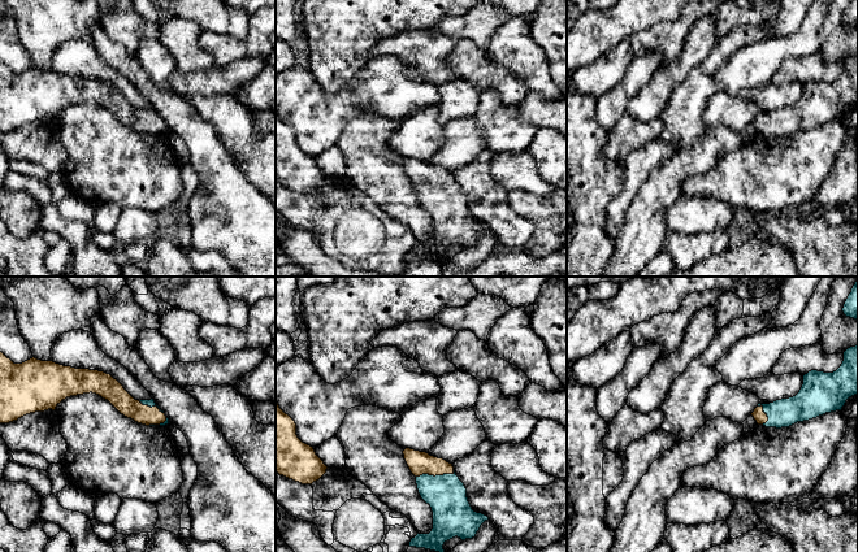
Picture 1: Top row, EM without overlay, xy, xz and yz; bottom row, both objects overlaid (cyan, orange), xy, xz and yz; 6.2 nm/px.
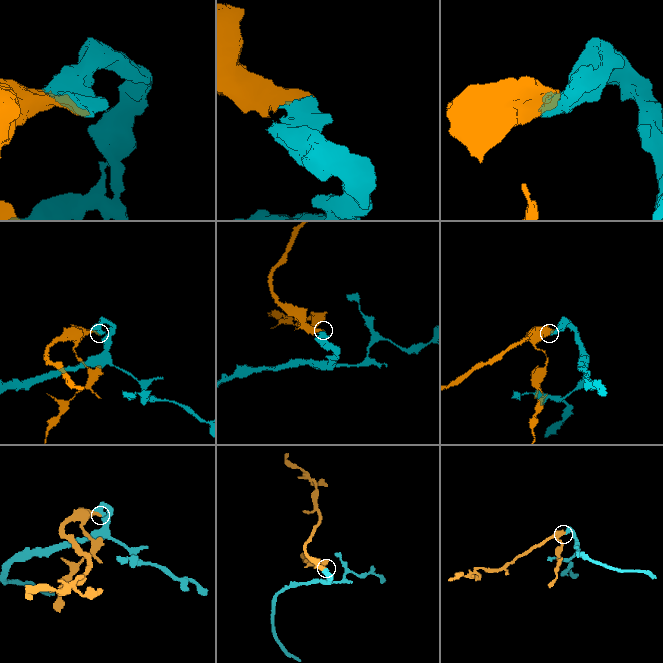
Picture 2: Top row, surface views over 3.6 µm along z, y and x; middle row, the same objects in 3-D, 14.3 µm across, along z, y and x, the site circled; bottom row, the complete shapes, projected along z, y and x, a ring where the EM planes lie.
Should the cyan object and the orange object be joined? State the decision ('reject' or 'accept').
accept

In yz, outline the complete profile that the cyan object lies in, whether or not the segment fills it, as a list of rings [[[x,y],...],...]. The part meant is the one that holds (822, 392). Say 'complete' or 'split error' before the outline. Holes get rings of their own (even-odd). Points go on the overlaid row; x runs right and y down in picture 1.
split error; [[[858,345],[844,352],[844,361],[836,371],[809,371],[803,375],[803,384],[796,396],[770,404],[759,403],[751,416],[758,425],[766,427],[789,427],[841,410],[854,395],[858,395]]]

